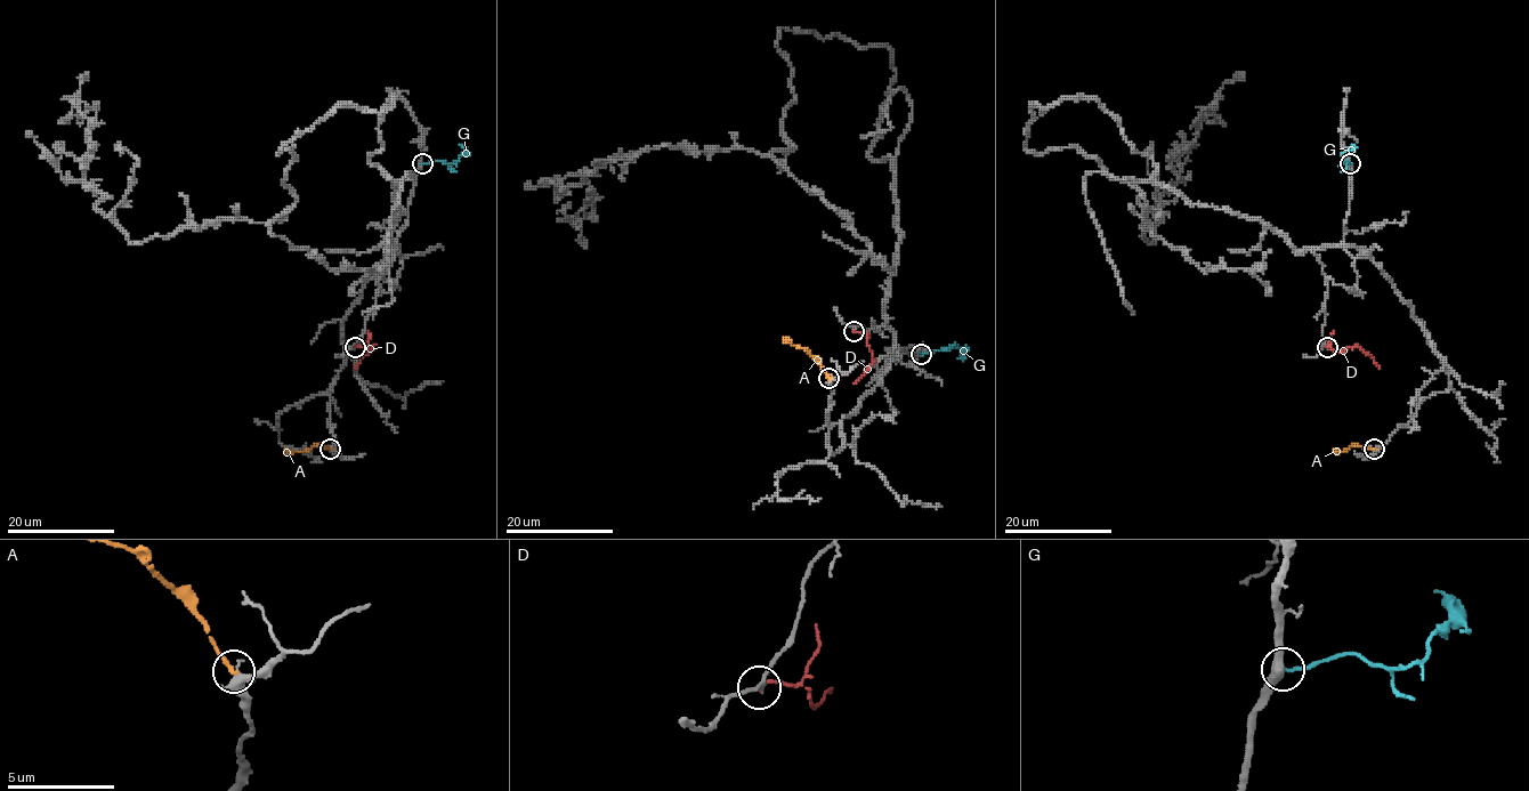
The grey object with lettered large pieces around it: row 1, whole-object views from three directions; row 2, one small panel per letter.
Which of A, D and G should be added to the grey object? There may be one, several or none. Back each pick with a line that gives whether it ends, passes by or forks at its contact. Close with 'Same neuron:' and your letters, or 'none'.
Same neuron: none

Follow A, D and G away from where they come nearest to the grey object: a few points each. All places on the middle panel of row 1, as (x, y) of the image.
A: (830, 378), (815, 357), (784, 338)
D: (854, 331), (862, 332), (867, 339), (871, 361), (852, 384)
G: (921, 354), (956, 346), (962, 353), (959, 360)

